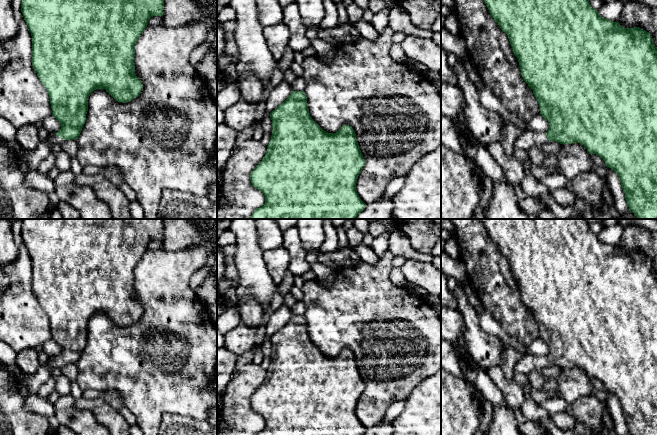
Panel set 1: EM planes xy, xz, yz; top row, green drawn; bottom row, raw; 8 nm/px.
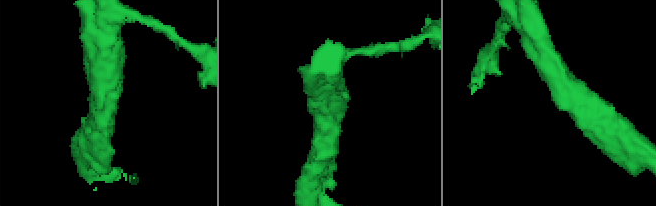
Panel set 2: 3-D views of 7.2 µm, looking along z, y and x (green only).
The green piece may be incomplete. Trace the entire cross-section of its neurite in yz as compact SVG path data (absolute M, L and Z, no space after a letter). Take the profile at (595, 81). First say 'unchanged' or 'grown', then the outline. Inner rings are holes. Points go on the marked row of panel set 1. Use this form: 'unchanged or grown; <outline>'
grown; M484 0L491 16L505 32L517 57L524 81L533 90L540 114L549 122L547 132L523 130L514 142L514 149L529 151L533 147L542 148L549 141L560 144L582 144L589 154L600 156L607 167L614 170L621 181L629 210L637 219L657 219L657 47L651 34L639 27L624 28L620 23L601 17L591 7L589 0Z

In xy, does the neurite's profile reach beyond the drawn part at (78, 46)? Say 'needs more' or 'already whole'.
needs more

